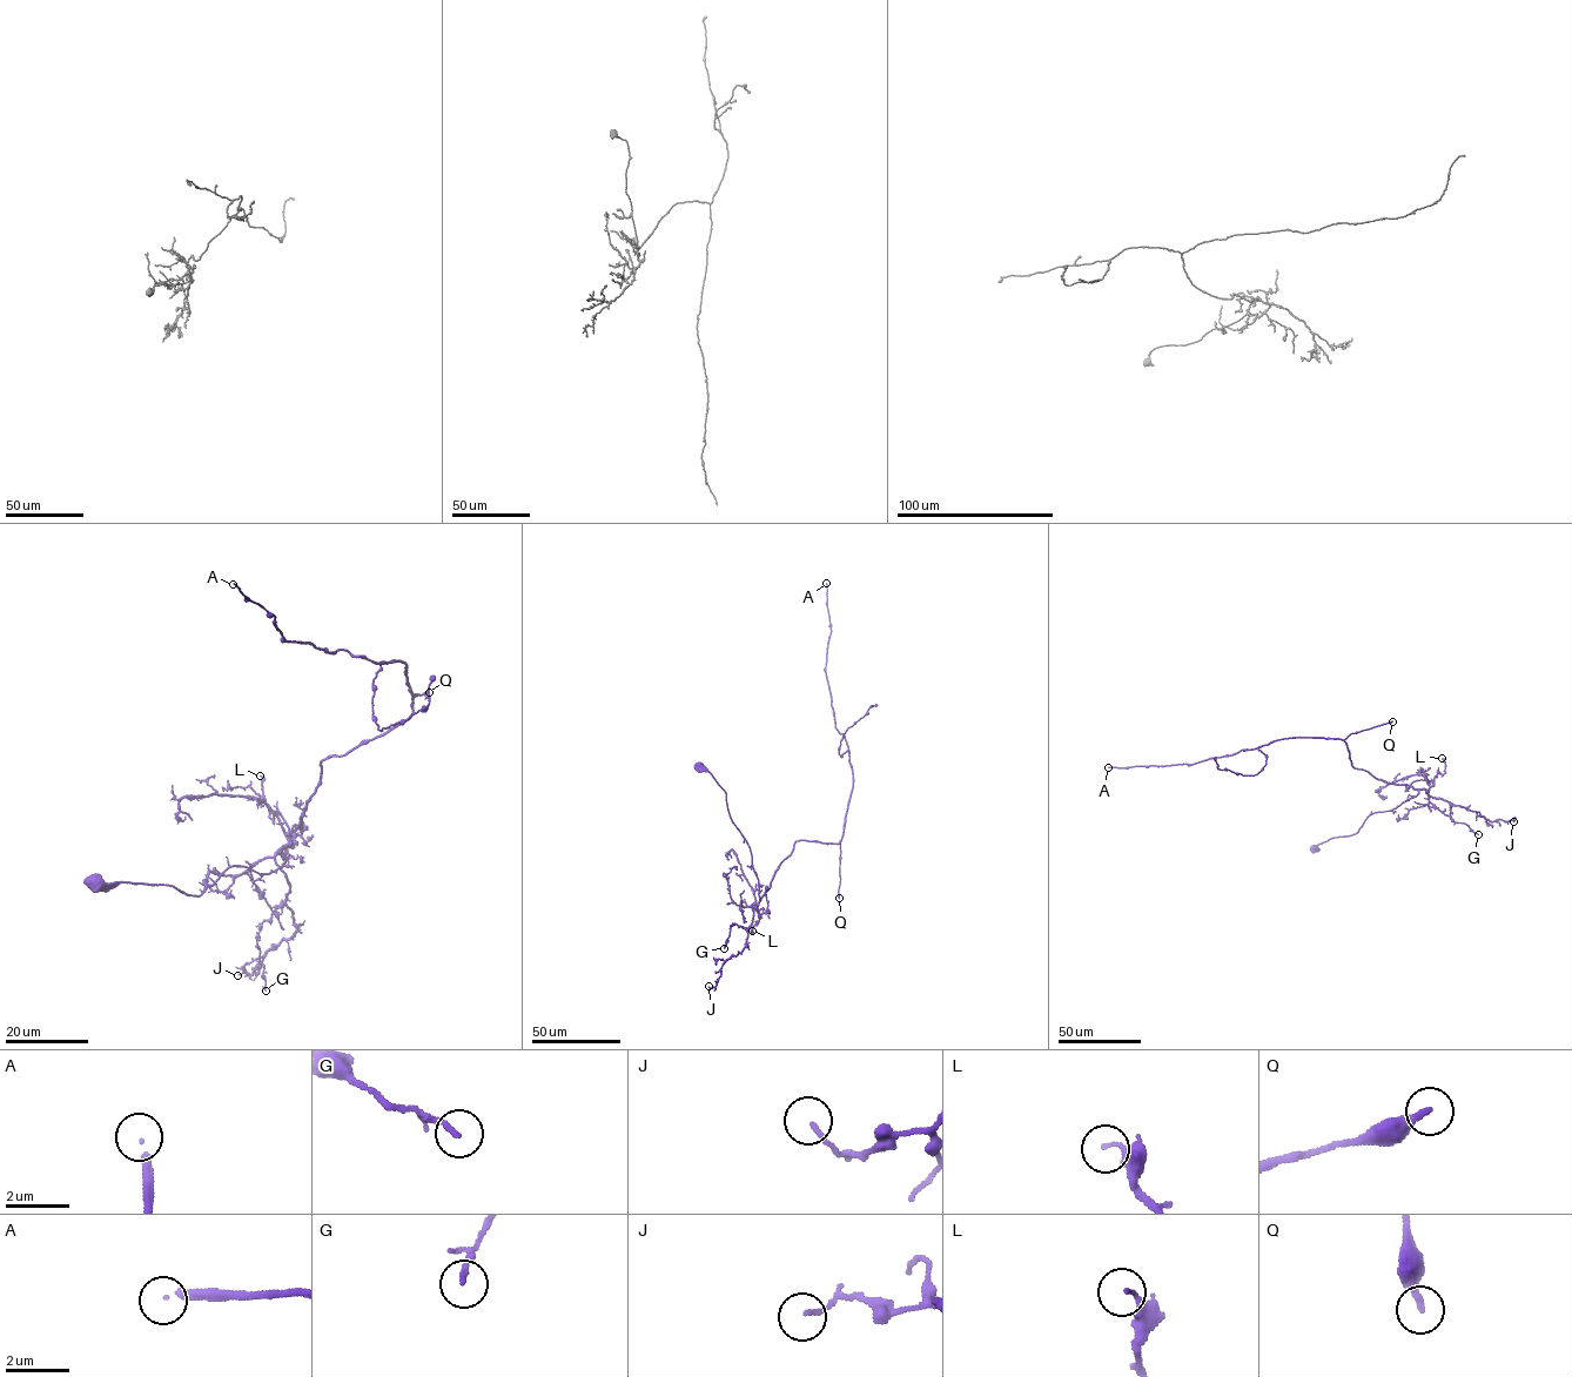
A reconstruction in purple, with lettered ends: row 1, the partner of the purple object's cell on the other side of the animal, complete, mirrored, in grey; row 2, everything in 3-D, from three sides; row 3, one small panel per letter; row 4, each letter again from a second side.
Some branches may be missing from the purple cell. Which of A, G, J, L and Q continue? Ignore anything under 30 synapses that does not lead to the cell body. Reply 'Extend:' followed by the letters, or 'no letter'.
Extend: A, Q

